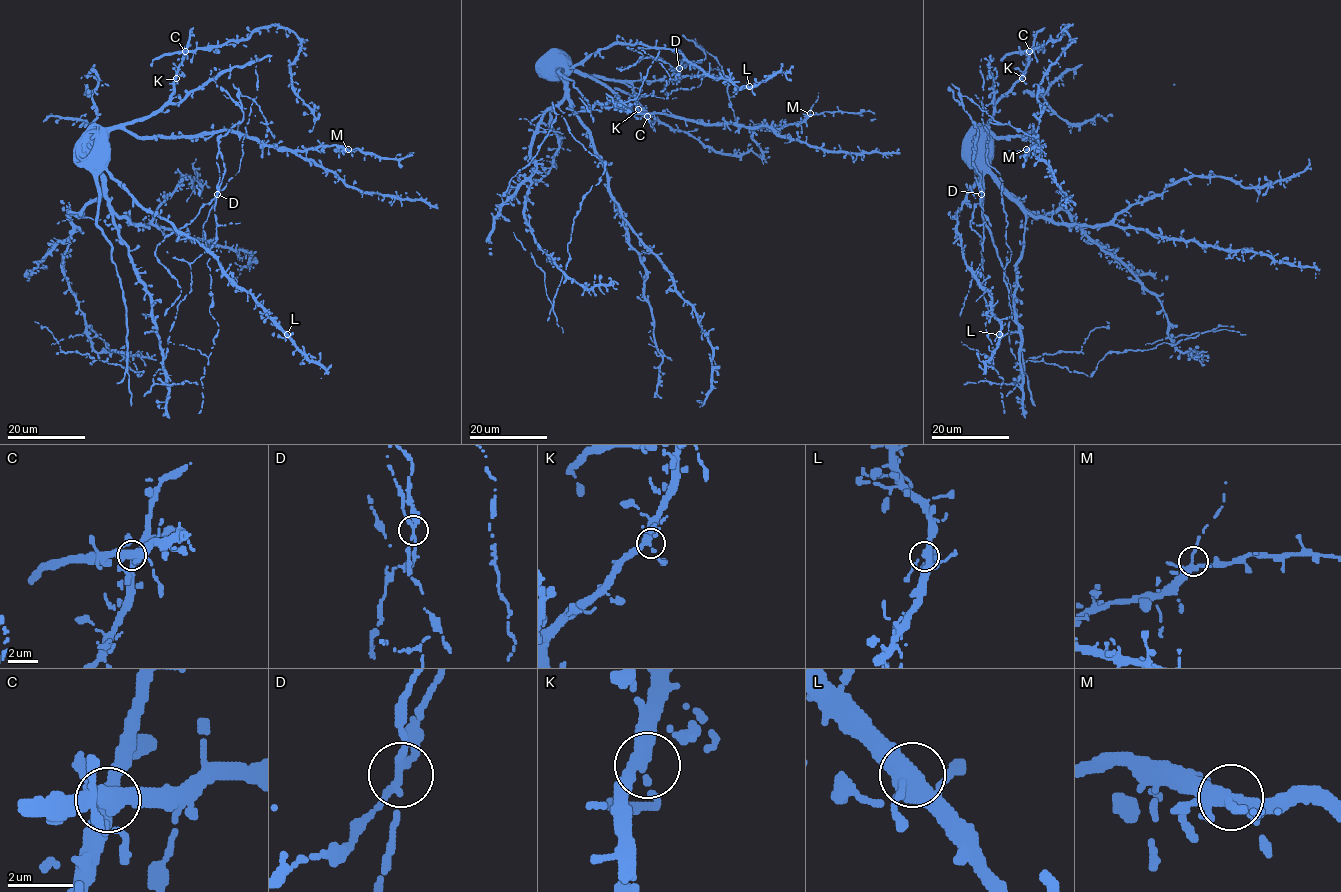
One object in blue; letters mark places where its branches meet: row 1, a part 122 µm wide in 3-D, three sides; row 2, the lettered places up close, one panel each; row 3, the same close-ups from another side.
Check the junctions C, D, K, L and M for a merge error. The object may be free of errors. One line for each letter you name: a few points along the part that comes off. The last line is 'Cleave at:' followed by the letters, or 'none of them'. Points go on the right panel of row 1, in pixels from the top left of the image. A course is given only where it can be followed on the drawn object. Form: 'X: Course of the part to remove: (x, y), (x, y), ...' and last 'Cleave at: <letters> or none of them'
D: Course of the part to remove: (981, 194), (981, 175), (972, 158), (978, 130), (964, 110), (960, 95), (1002, 124), (1037, 135)
Cleave at: D

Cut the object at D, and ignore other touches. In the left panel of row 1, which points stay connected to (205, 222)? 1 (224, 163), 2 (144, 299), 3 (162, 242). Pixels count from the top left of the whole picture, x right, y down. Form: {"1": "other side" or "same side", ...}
{"1": "other side", "2": "same side", "3": "other side"}

